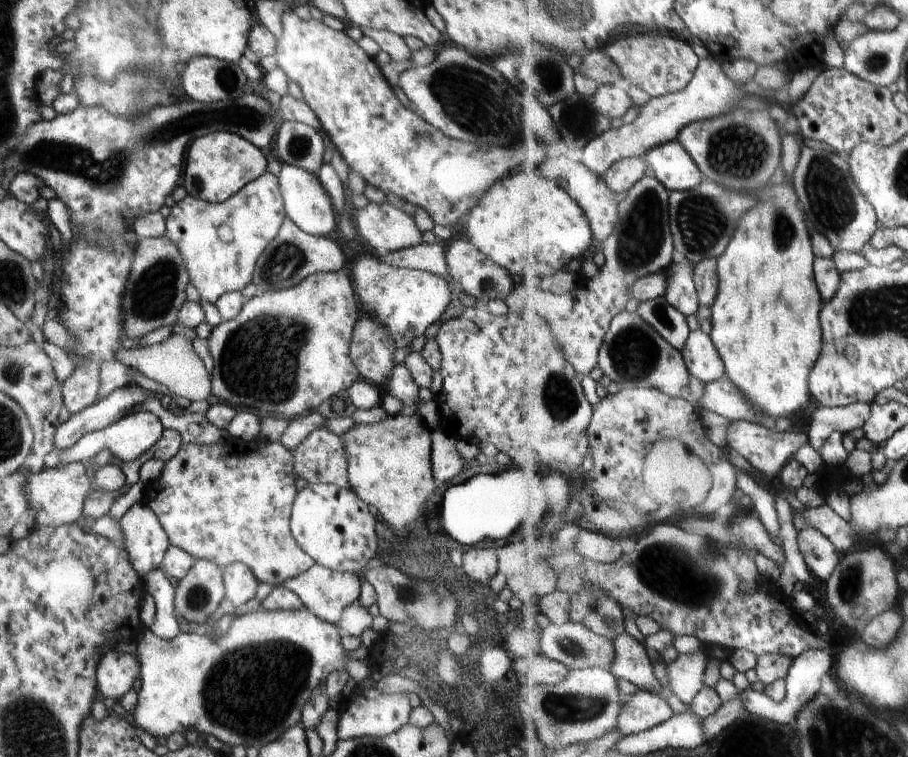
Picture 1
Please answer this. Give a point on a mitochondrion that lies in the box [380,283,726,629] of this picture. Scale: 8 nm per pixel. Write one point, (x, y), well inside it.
(634, 352)

